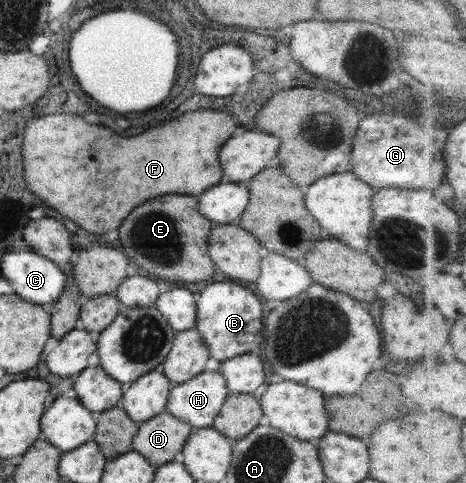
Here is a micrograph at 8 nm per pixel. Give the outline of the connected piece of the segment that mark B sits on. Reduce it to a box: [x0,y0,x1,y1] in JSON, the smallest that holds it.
[194,283,263,362]

